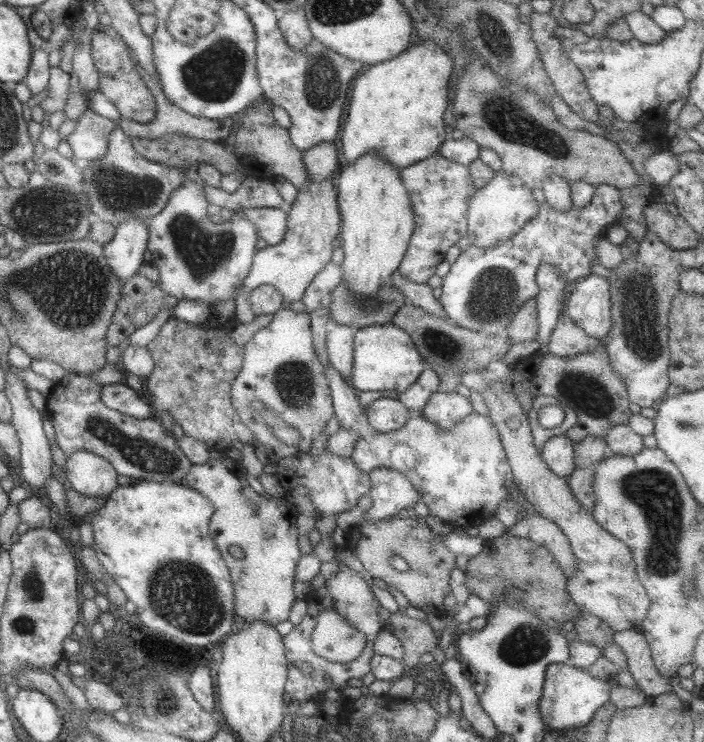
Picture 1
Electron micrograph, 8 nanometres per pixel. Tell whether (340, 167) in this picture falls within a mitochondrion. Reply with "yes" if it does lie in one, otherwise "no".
no

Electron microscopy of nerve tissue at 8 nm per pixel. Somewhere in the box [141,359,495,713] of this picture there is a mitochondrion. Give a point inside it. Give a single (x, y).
(181, 594)

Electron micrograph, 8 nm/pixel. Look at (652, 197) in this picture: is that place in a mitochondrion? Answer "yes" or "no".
no

